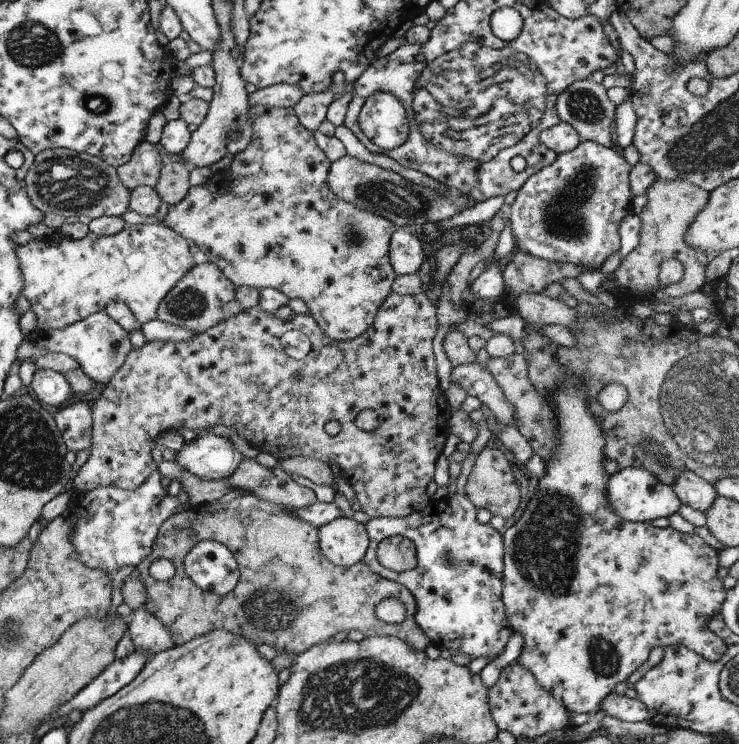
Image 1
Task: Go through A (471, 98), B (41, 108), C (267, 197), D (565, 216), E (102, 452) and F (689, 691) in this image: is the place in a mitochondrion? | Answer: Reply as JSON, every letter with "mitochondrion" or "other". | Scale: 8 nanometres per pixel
{"A":"mitochondrion","B":"other","C":"other","D":"mitochondrion","E":"other","F":"other"}

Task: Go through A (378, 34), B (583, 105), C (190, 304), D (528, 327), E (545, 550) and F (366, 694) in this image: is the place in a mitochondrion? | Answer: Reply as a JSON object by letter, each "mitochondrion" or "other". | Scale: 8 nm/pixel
{"A":"other","B":"mitochondrion","C":"mitochondrion","D":"other","E":"mitochondrion","F":"mitochondrion"}

